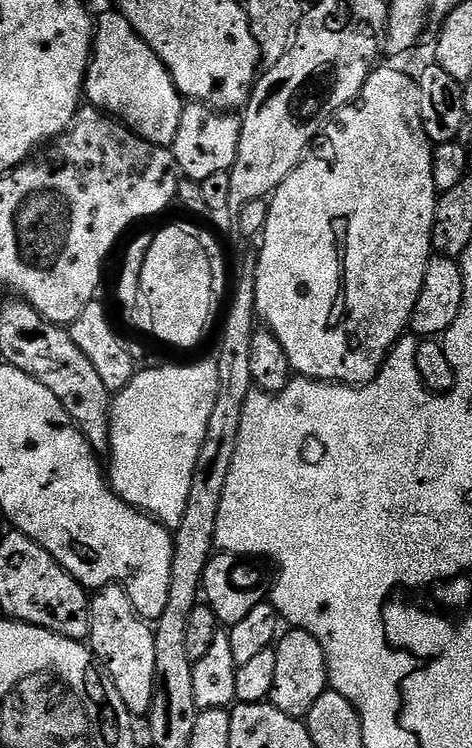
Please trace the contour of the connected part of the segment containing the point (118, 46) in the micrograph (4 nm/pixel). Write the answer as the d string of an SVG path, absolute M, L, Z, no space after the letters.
M111 11L98 20L94 28L92 58L84 78L87 103L119 120L151 144L170 146L178 134L178 122L182 118L185 101L158 54L150 50L148 43L132 29L127 18L119 11Z

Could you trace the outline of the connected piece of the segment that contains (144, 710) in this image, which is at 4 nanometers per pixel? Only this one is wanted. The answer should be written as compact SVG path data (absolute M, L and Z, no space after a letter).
M109 584L91 597L88 605L88 638L105 677L112 681L118 698L136 718L147 717L154 694L154 628L134 610L130 598L118 584Z

